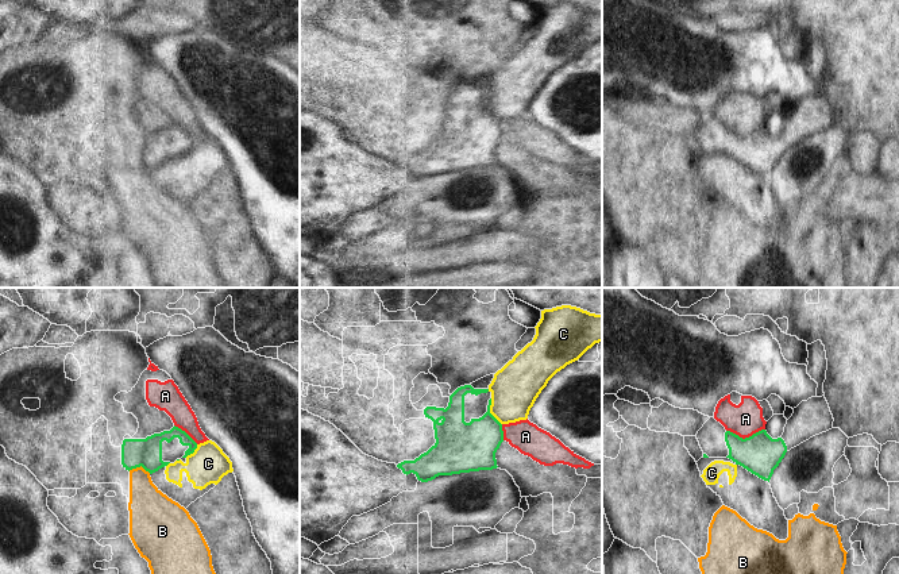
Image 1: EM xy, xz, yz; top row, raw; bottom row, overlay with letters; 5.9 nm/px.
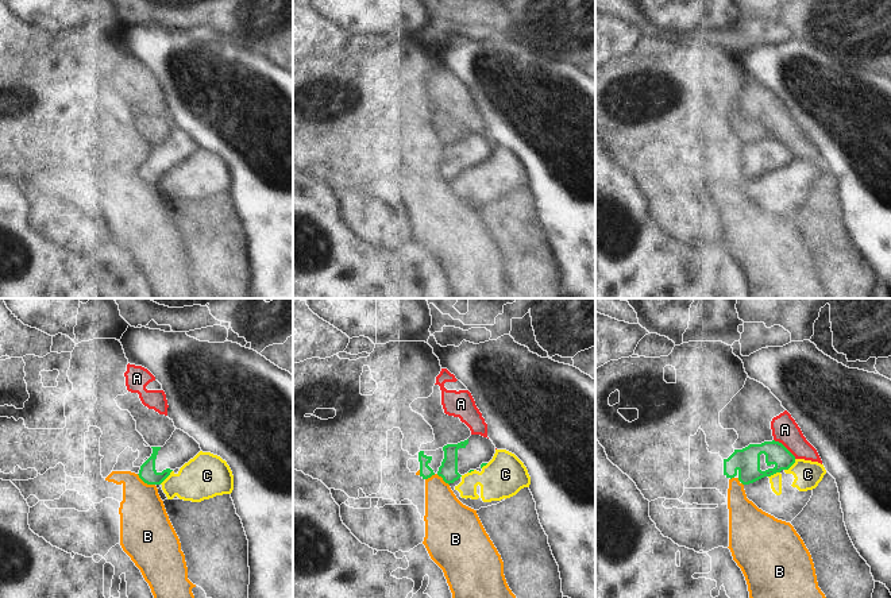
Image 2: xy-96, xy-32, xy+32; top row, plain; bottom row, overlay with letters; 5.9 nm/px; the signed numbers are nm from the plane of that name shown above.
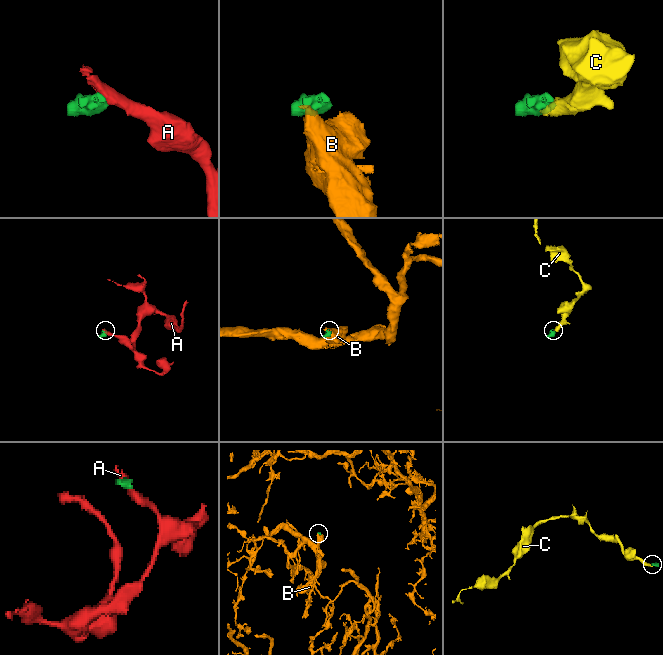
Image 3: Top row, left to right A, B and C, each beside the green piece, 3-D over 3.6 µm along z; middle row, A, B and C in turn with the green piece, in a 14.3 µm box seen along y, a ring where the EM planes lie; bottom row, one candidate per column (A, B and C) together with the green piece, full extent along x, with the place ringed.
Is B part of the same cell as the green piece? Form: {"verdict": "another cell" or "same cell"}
{"verdict": "another cell"}

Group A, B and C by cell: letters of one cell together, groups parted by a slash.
A / B / C

